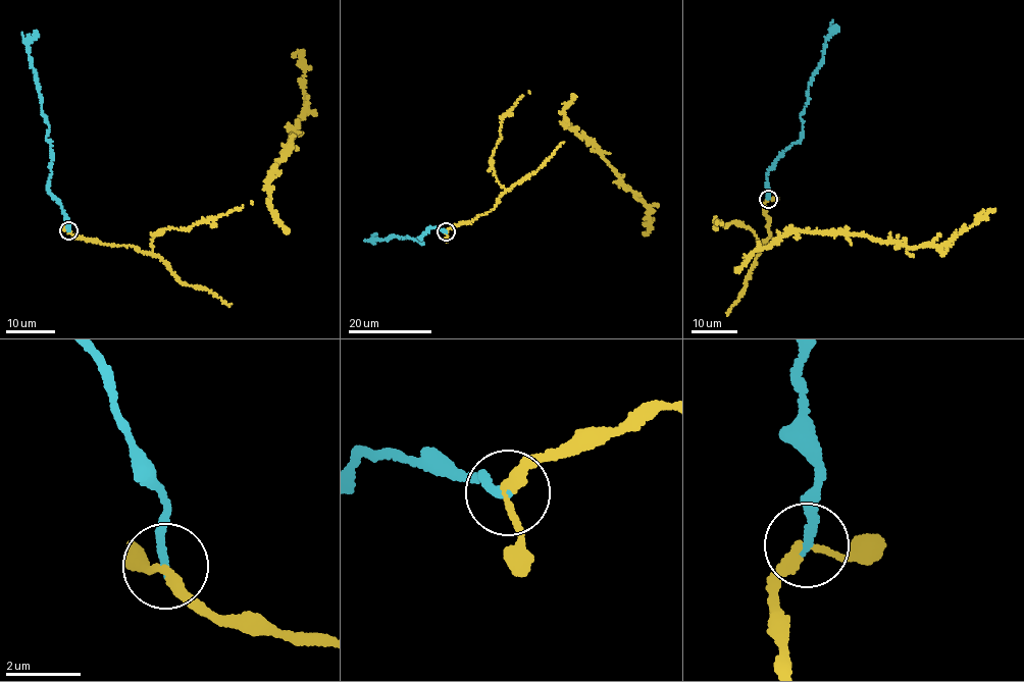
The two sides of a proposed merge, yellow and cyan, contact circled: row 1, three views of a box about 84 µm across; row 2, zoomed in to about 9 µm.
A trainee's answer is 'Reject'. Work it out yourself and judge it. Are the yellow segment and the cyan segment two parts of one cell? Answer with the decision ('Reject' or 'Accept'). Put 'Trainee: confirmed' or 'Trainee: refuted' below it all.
Accept
Trainee: refuted

